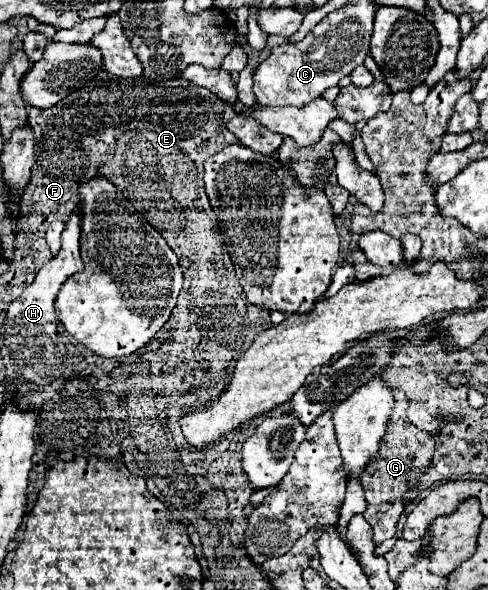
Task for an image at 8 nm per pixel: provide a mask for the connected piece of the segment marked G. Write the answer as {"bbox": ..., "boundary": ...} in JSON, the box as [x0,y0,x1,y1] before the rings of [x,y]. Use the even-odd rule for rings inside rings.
{"bbox":[361,390,433,544],"boundary":[[[393,390],[393,394],[395,394],[395,406],[393,406],[393,412],[388,420],[379,451],[361,475],[361,486],[365,490],[365,500],[367,500],[367,510],[363,516],[373,528],[373,542],[375,544],[381,544],[387,538],[395,536],[397,520],[403,514],[401,496],[409,488],[417,486],[417,478],[425,472],[425,468],[429,466],[429,460],[433,456],[431,434],[415,428],[405,416],[405,410],[409,404],[405,392]]]}

